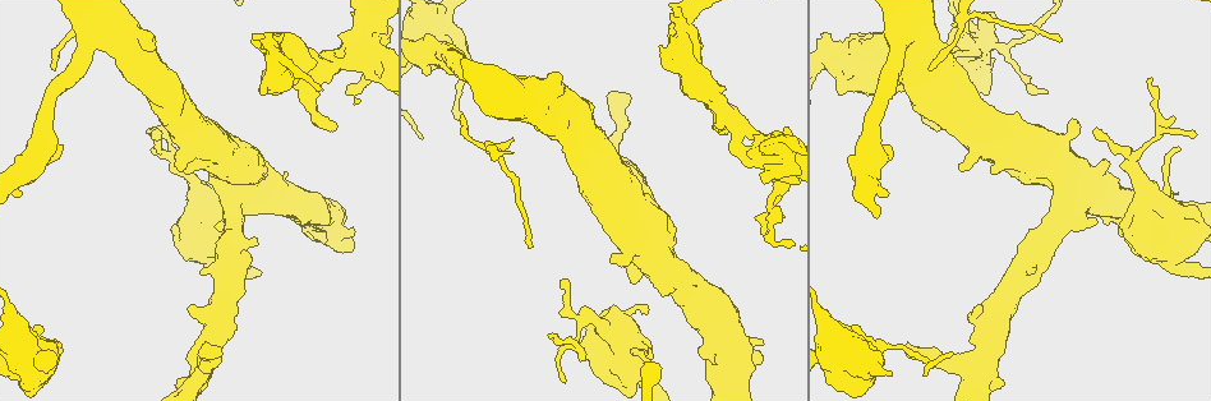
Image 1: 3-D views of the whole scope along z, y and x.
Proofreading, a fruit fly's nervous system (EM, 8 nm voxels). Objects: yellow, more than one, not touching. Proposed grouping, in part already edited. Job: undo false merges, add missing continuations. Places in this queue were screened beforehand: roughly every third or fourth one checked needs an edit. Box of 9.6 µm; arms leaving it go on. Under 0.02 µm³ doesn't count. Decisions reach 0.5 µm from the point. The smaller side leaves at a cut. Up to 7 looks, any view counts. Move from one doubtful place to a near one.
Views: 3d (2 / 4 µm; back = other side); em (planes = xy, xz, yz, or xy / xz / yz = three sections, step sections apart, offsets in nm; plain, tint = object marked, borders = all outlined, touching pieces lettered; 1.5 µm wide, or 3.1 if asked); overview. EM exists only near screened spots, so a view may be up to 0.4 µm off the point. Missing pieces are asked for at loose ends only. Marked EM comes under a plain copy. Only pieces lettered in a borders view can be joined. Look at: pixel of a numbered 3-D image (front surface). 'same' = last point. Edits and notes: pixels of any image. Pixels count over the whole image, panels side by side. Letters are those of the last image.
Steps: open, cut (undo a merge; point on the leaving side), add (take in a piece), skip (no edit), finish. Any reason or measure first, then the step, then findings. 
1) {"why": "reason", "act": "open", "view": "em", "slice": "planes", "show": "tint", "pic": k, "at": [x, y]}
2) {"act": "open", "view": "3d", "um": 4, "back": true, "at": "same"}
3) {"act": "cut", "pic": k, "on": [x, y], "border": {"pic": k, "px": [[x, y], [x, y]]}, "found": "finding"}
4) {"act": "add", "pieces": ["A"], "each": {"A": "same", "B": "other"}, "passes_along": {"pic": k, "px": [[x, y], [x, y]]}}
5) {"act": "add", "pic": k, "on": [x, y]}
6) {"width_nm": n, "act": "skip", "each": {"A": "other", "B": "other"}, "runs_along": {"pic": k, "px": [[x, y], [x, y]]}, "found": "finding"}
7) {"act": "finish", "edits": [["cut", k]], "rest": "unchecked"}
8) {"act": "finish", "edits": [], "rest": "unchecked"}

{"why": "two arms in line, one across", "act": "open", "view": "em", "slice": "planes", "show": "tint", "pic": 1, "at": [1003, 49]}

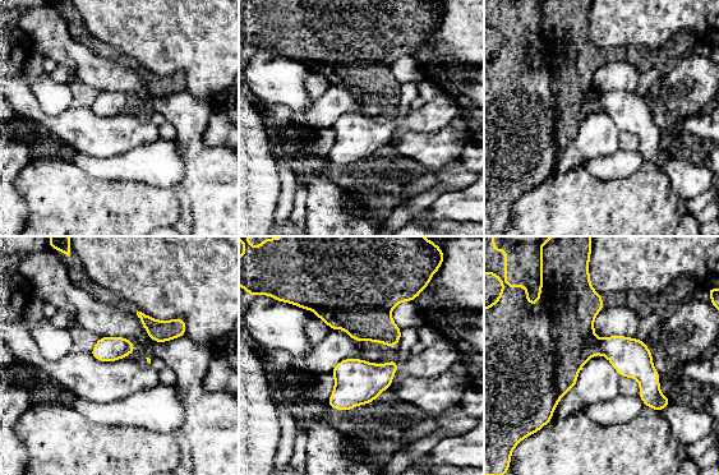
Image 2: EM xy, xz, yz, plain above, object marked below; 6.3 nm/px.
{"why": "see the neighbours", "act": "open", "view": "em", "slice": "planes", "show": "borders", "at": "same"}

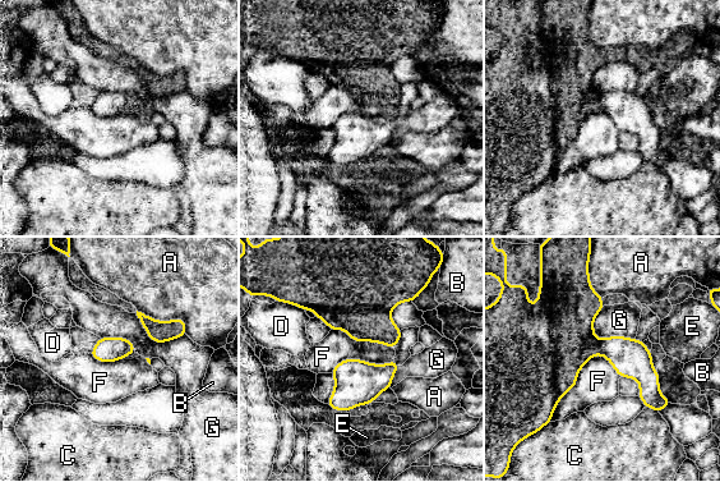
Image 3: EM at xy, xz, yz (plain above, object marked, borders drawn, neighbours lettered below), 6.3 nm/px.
{"act": "cut", "pic": 3, "on": [630, 357], "each": {"A": "other", "B": "other", "C": "other", "D": "other", "E": "other", "F": "other", "G": "other"}, "border": {"pic": 3, "px": [[598, 340], [599, 353]]}, "found": "a second neuron is stuck on"}

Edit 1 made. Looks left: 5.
{"why": "free end", "act": "open", "view": "3d", "um": 4, "pic": 1, "at": [959, 165]}

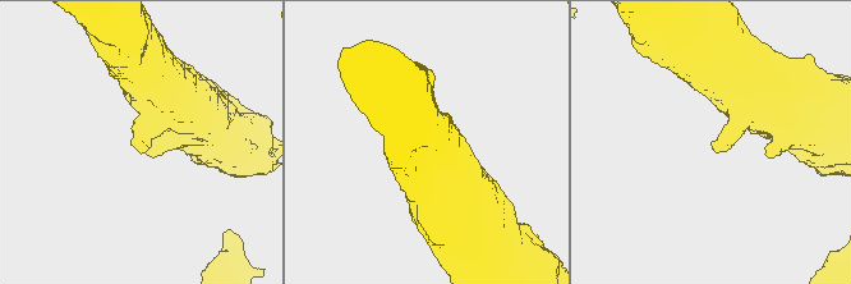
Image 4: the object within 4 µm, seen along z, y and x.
{"why": "shape alone is not enough", "act": "open", "view": "em", "slice": "xy", "step": 4, "show": "tint", "pic": 4, "at": [712, 147]}

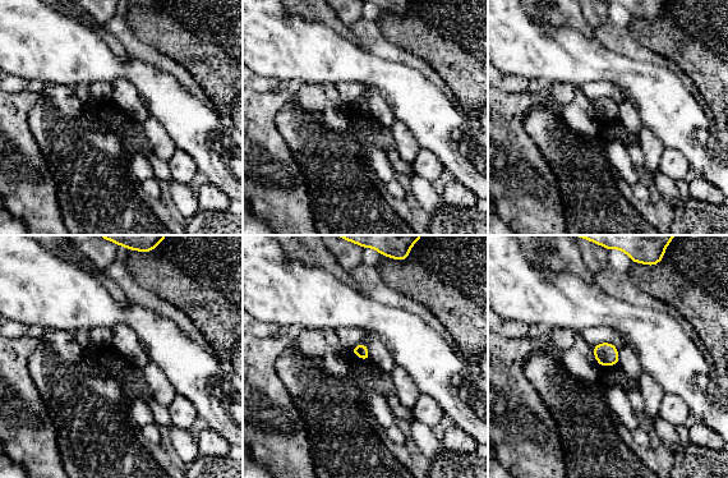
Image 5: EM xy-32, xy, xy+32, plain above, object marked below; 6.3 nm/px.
{"act": "open", "view": "em", "slice": "xy", "step": 4, "show": "borders", "at": "same"}

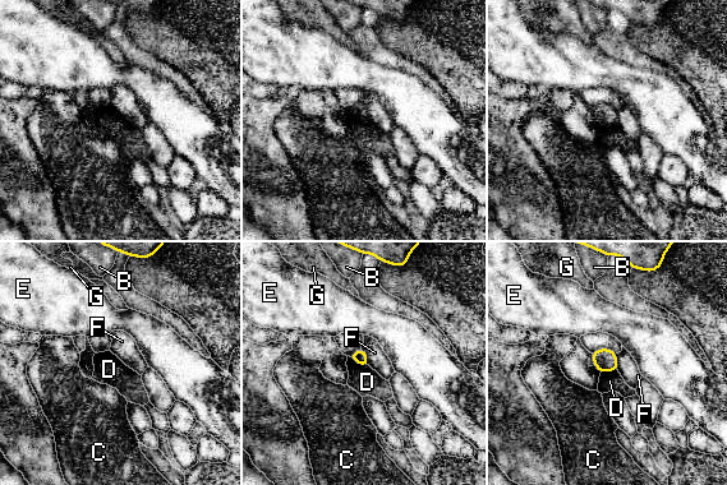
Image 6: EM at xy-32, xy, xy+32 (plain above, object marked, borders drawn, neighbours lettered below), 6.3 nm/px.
{"longest_contact_nm": ["D", 150], "act": "skip", "each": {"B": "other", "C": "other", "D": "other", "E": "other", "F": "other", "G": "other"}, "border": {"pic": 6, "px": [[348, 356], [368, 366]]}, "found": "none of them fits"}

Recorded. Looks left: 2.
{"why": "tapers out", "act": "open", "view": "em", "slice": "planes", "show": "borders", "pic": 1, "at": [582, 359]}

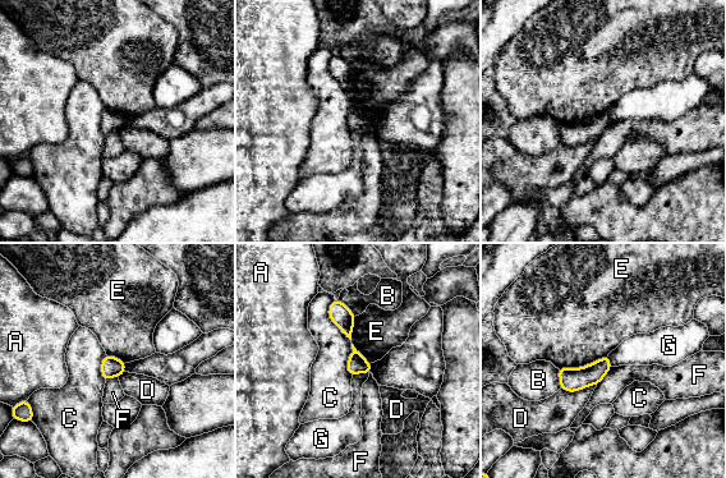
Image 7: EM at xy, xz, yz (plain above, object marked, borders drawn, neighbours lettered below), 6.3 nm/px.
{"act": "skip", "each": {"A": "other", "B": "other", "C": "other", "D": "other", "E": "other", "F": "other", "G": "other"}, "found": "no lettered piece goes on from it"}

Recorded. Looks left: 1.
{"act": "finish", "edits": [["cut", 3]], "rest": "unchecked"}

